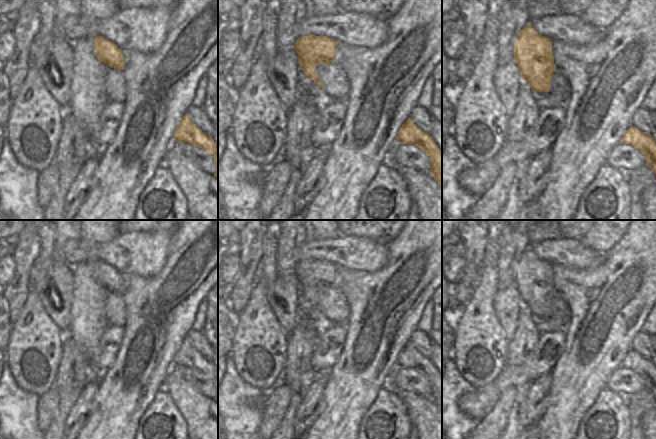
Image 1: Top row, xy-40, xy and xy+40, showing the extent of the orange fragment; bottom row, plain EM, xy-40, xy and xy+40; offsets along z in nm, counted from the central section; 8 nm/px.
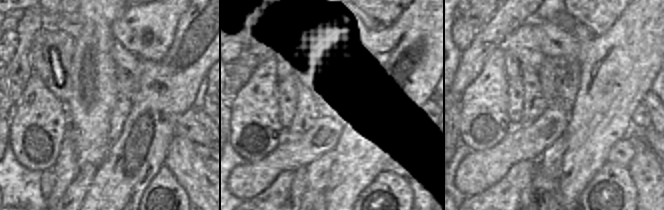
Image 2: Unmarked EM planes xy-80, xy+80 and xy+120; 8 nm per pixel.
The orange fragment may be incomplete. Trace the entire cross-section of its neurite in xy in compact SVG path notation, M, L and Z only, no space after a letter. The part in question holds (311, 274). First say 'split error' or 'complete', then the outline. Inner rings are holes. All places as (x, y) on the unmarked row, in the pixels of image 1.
complete; M313 258L299 261L294 269L300 292L323 314L322 305L316 299L315 289L335 286L337 269L338 266L331 262Z

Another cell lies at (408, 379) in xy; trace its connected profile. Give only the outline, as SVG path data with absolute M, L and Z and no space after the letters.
M397 366L388 377L385 388L389 390L405 390L415 392L421 396L430 396L432 391L426 377L413 368L401 368Z

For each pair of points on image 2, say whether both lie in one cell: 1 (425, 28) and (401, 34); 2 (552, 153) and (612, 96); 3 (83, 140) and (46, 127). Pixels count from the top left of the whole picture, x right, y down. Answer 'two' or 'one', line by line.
1: one
2: two
3: two

